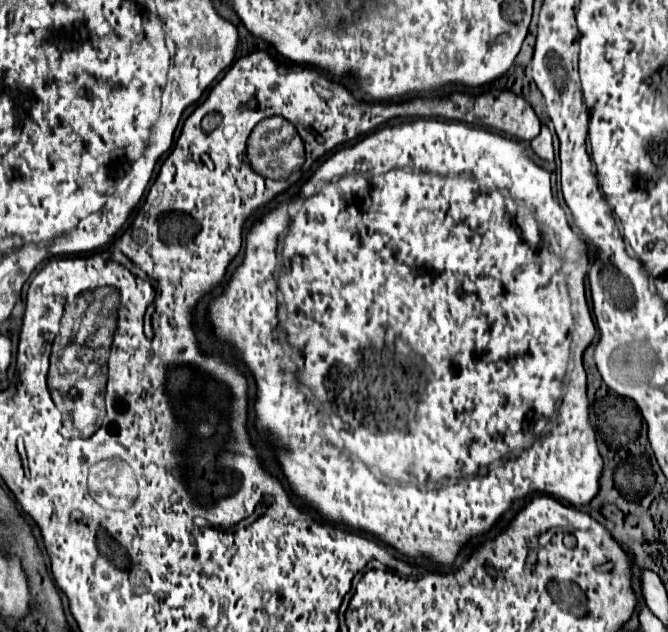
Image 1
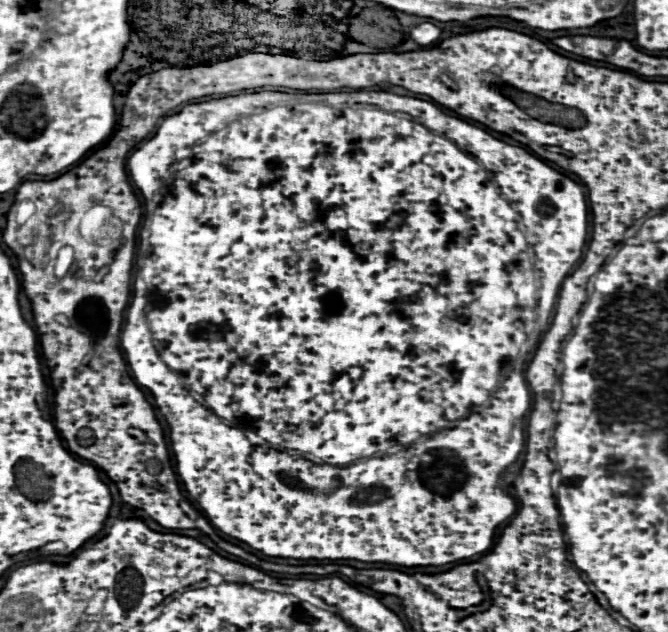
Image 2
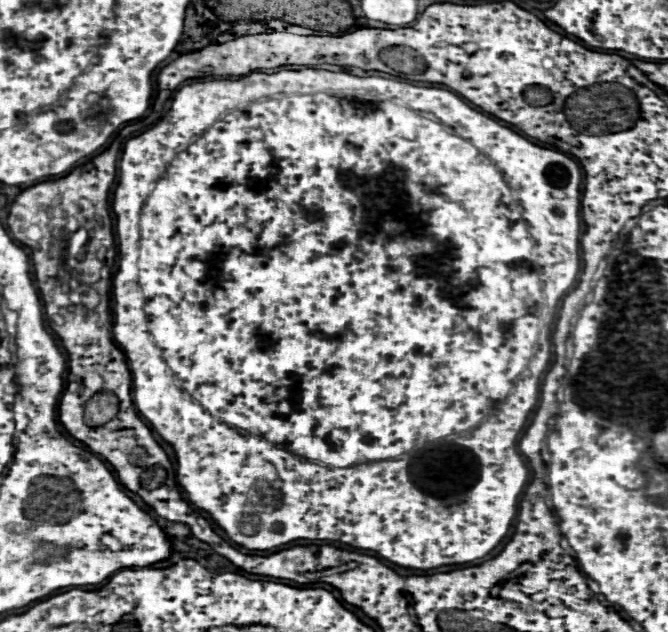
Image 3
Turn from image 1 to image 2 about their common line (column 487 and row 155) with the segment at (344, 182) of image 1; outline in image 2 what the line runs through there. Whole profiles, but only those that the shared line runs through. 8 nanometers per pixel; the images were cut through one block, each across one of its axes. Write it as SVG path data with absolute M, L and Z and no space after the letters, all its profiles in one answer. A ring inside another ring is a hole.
M368 90L320 94L261 91L228 96L222 100L208 100L208 102L200 102L200 104L188 104L178 114L166 116L162 120L156 134L130 154L130 158L126 162L126 169L130 174L130 180L141 195L144 212L144 222L140 224L140 232L138 232L138 240L140 240L138 248L140 250L146 248L148 252L135 257L136 271L132 287L134 294L132 294L124 314L125 320L122 334L120 334L120 344L124 348L124 358L126 358L133 379L138 382L138 385L148 388L152 392L154 406L164 416L164 420L170 428L170 444L172 444L172 452L176 458L176 472L178 472L180 480L184 482L184 488L188 490L190 498L204 510L208 522L214 528L218 528L220 532L224 532L232 538L238 538L240 542L248 544L250 548L260 550L262 554L272 556L272 558L296 560L350 558L350 560L360 560L360 562L384 562L384 564L396 564L402 568L414 568L414 566L444 566L444 564L450 564L450 562L456 562L462 558L470 558L474 554L482 554L482 552L490 550L494 544L496 528L504 520L514 516L514 512L516 512L516 500L500 488L500 476L510 464L514 464L518 460L522 446L524 446L524 416L531 408L531 392L524 380L524 370L533 355L528 352L535 349L540 340L540 334L544 334L552 317L552 310L554 310L558 292L562 288L562 282L574 272L574 268L578 266L582 252L584 252L586 232L588 232L586 230L588 228L588 220L586 220L588 208L586 208L586 198L584 198L582 186L576 184L574 180L570 180L568 176L556 172L542 160L534 158L524 148L510 146L502 140L496 140L488 132L466 124L460 118L446 116L442 110L438 110L430 102L386 91ZM245 115L246 118L243 117ZM241 117L242 120L239 120ZM198 140L202 140L202 144L196 144ZM286 142L288 142L288 152L286 152ZM182 148L190 148L190 156L182 158ZM150 196L152 196L152 202L150 202ZM510 204L516 204L518 212ZM144 292L150 292L148 304L142 298ZM144 308L148 310L146 314L142 314ZM242 430L250 430L270 444L314 454L316 458L324 460L324 466L314 464L314 462L306 460L304 456L282 454L272 446L250 444L250 440L242 434ZM440 454L444 454L444 464L436 464ZM452 454L454 454L454 464L450 464ZM404 458L408 460L408 464L402 462ZM396 460L400 460L400 462L396 462ZM402 464L406 464L406 468ZM332 466L338 466L338 468L332 468ZM362 484L370 484L370 486L362 486Z

